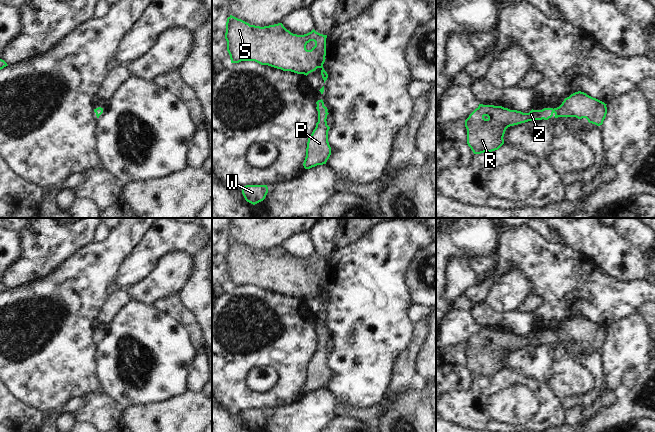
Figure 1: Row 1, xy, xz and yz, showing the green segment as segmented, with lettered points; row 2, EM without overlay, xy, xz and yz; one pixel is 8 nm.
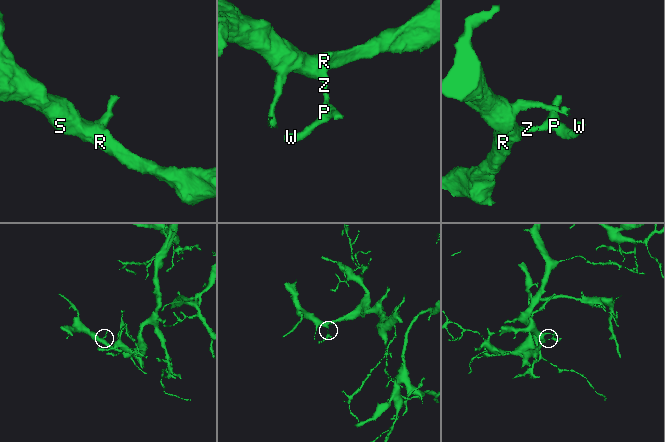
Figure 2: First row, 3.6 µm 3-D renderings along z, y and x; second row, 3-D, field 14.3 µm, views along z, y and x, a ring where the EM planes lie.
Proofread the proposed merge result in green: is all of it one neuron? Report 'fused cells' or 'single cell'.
single cell

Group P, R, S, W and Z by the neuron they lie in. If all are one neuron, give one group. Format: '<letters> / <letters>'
P R S W Z

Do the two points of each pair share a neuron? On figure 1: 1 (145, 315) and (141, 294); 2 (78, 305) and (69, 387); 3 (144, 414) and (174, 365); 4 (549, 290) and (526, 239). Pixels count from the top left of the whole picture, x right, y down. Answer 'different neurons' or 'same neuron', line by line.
1: different neurons
2: same neuron
3: different neurons
4: same neuron

